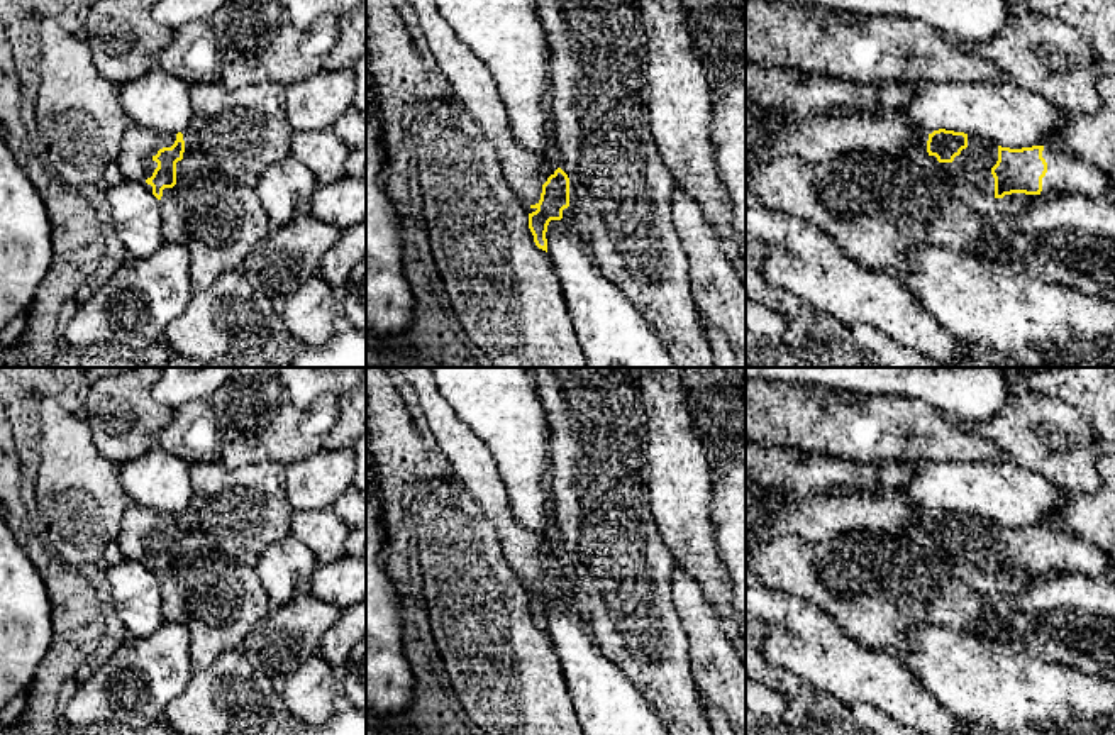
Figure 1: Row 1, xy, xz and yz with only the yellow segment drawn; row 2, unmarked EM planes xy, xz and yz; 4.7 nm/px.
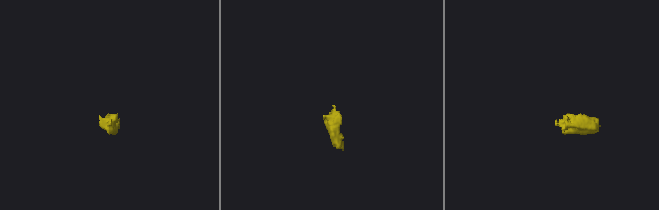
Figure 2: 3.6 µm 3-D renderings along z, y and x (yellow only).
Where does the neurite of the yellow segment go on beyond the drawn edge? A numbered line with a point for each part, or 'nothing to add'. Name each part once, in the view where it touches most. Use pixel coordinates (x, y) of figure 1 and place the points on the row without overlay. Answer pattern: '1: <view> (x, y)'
1: xy (139, 524)
2: yz (1066, 552)

